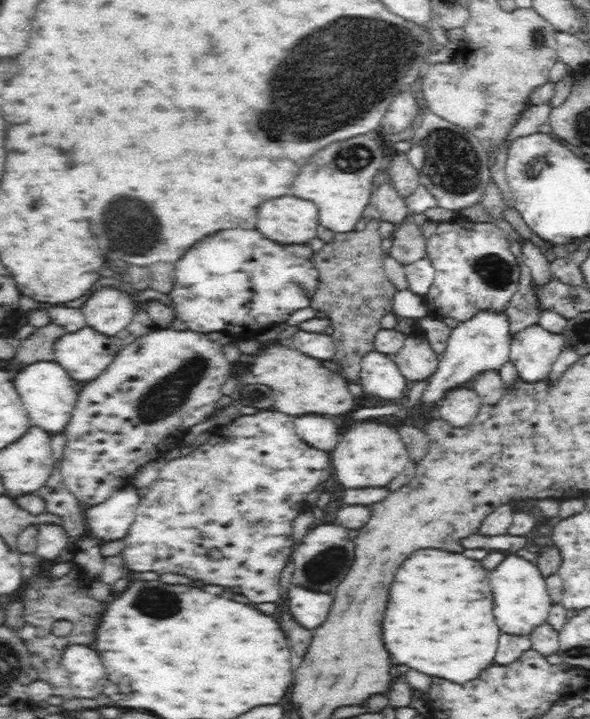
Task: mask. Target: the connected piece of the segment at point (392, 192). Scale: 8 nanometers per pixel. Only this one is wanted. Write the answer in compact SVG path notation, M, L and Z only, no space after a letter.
M387 180L372 192L371 203L375 206L379 217L395 226L411 215L405 199L400 196L395 186Z

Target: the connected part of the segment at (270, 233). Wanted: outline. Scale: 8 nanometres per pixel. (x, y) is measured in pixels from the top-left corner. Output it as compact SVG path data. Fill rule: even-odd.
M282 196L260 206L258 230L270 240L306 245L317 237L318 208L310 200Z

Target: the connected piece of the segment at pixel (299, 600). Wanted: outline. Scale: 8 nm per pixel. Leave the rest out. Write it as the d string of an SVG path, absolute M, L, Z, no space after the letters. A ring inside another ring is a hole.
M289 587L288 610L294 620L304 628L318 628L330 614L332 596L308 592L304 588Z

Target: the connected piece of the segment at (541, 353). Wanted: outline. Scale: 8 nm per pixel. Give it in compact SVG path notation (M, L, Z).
M534 324L513 336L509 360L515 366L518 378L535 383L549 377L552 365L565 348L562 334L550 333Z

